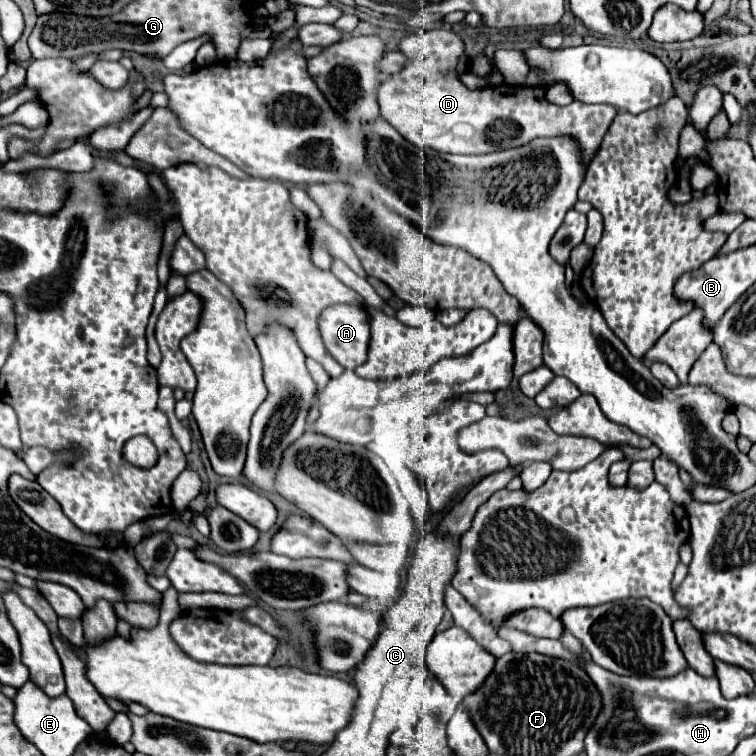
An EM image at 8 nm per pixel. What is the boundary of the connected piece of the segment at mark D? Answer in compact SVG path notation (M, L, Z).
M427 30L427 32L411 34L405 40L401 40L399 50L405 56L409 56L411 62L391 80L379 86L377 90L377 102L381 108L379 114L397 132L401 132L405 140L409 140L411 144L419 148L433 148L433 150L449 152L449 154L489 154L489 152L529 144L537 136L569 134L569 136L575 136L583 148L587 148L587 160L591 160L605 132L609 130L613 118L617 116L617 110L611 108L611 104L583 104L579 100L573 100L567 106L551 104L545 98L535 98L539 90L531 86L519 86L519 88L509 88L509 90L503 90L501 86L485 86L485 88L469 90L457 76L447 74L447 60L451 60L447 58L447 52L463 52L463 42L451 30Z

